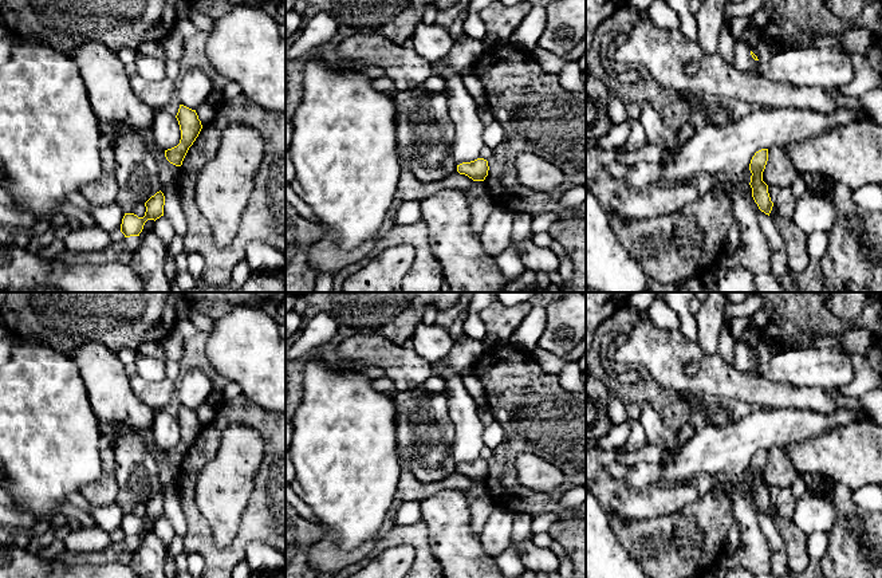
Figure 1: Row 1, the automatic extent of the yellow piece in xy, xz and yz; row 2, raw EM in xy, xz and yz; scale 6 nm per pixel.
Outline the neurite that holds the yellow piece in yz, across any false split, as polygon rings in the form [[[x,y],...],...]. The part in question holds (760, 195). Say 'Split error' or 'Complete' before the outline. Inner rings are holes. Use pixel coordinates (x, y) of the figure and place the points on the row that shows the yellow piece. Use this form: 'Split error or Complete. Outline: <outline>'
Complete. Outline: [[[761,149],[755,153],[749,164],[749,170],[752,173],[749,185],[752,188],[752,197],[759,209],[769,216],[773,203],[771,201],[768,193],[768,185],[763,181],[763,172],[765,169],[767,161],[768,149]]]

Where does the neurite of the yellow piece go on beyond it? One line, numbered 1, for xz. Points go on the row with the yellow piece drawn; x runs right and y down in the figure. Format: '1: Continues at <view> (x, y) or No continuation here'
1: No continuation here

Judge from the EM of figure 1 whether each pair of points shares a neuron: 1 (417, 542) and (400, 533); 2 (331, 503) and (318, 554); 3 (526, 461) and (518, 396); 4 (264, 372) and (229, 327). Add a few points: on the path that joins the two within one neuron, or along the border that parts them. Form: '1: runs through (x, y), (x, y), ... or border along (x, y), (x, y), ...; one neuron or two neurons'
1: runs through (413, 538), (409, 534), (404, 534); one neuron
2: border along (326, 531), (335, 535), (339, 547), (353, 549); two neurons
3: border along (554, 464), (520, 453), (515, 461), (516, 482); two neurons
4: runs through (259, 361), (240, 338); one neuron

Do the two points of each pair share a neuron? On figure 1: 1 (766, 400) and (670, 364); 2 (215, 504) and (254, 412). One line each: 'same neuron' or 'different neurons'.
1: same neuron
2: different neurons

